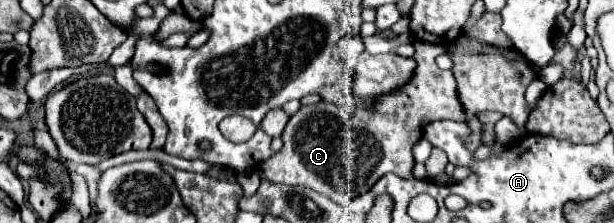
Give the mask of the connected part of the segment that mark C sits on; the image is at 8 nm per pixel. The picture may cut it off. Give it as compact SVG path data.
M415 42L415 60L417 68L407 86L403 86L399 92L393 92L391 96L383 96L383 100L369 100L373 104L373 110L347 110L347 108L335 108L333 104L319 102L313 106L301 106L301 110L289 118L285 130L283 130L283 148L269 160L255 166L257 174L267 180L275 180L281 184L299 184L307 186L333 202L347 202L353 200L365 192L369 192L383 174L395 172L403 178L413 178L413 154L411 148L419 140L423 126L435 120L455 120L467 124L467 114L463 104L459 102L457 94L457 80L451 70L441 70L435 64L437 54L443 54L445 48L431 42Z

